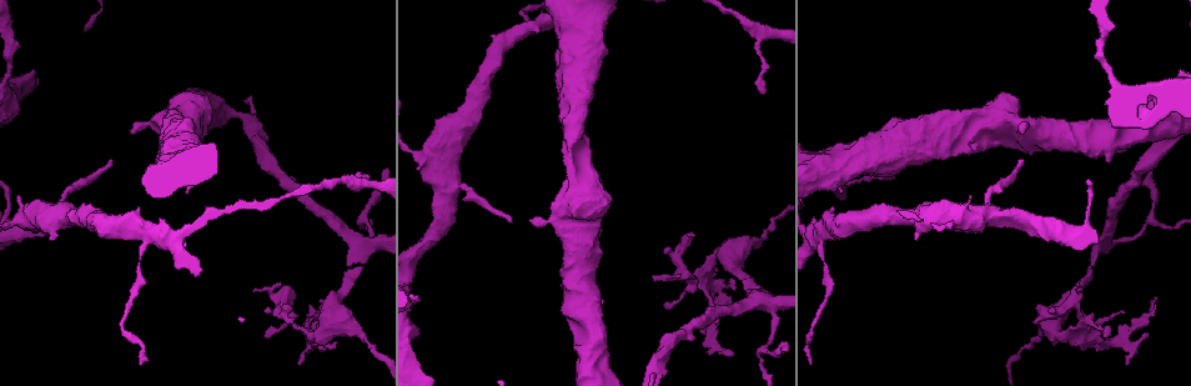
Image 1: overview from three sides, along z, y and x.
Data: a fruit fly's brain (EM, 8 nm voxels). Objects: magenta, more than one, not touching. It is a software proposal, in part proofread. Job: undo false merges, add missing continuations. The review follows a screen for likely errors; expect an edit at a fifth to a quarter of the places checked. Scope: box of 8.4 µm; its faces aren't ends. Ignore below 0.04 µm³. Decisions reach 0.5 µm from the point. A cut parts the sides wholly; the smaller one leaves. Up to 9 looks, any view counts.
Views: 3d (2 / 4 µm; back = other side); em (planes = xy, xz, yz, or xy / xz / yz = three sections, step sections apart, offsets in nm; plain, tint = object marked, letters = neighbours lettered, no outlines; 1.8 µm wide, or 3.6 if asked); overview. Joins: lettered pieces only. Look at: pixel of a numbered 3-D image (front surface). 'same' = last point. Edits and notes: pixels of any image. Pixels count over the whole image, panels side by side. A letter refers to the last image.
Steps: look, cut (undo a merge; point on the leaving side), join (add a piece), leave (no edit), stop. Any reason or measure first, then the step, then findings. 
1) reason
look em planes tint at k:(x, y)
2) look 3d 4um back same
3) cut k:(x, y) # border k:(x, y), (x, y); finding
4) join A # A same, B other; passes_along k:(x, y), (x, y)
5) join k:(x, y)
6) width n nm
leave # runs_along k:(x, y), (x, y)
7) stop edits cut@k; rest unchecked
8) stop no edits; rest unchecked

four-way junction
look 3d 4um at 1:(761, 298)

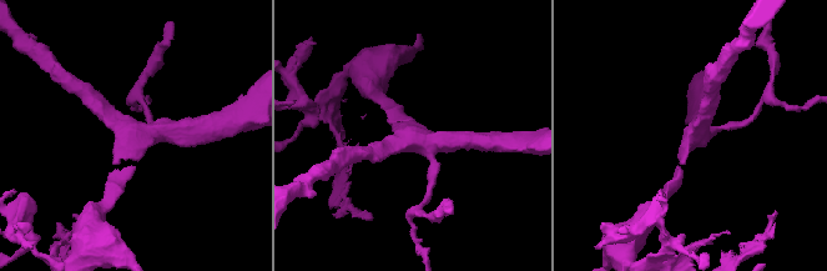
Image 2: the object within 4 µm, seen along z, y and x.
arms 4
look em yz step 4 tint at 2:(694, 137)

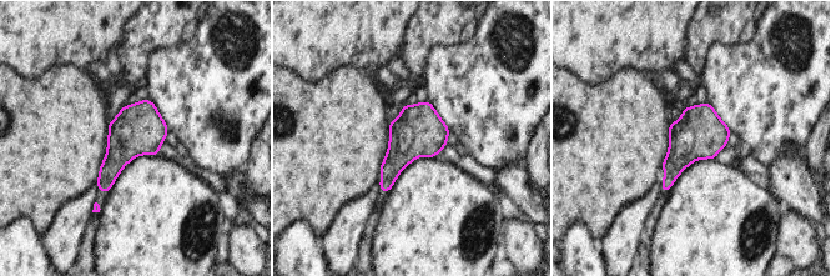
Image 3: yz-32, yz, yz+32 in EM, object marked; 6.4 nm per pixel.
look em yz step 4 letters same

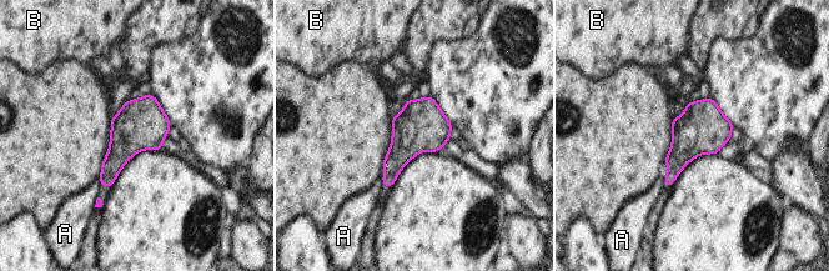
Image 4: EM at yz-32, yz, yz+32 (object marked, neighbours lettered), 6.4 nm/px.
leave # A other, B other; border 4:(99, 177), (101, 186); one neuron here

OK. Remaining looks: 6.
sharp bend
look 3d 4um back at 1:(685, 273)

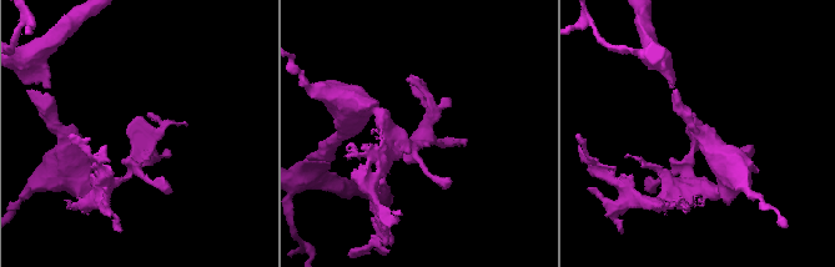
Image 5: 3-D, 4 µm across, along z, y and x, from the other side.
now the EM
look em yz step 4 tint at 5:(141, 145)

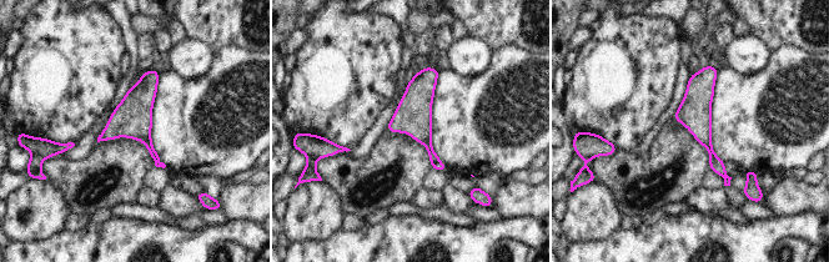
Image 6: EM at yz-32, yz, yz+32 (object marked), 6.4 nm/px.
look em xy step 8 letters same

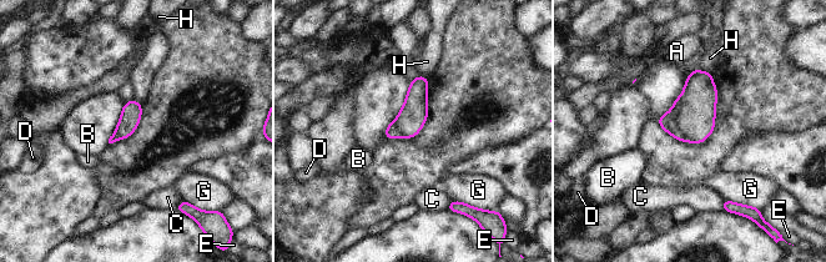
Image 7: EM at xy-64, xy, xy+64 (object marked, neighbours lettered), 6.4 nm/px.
width 130 nm
leave # A other, B other, C other, D other, E other, G other, H other; border 7:(725, 198), (740, 203); one neuron here

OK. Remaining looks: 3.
branch stops here
look em planes letters at 1:(510, 223)

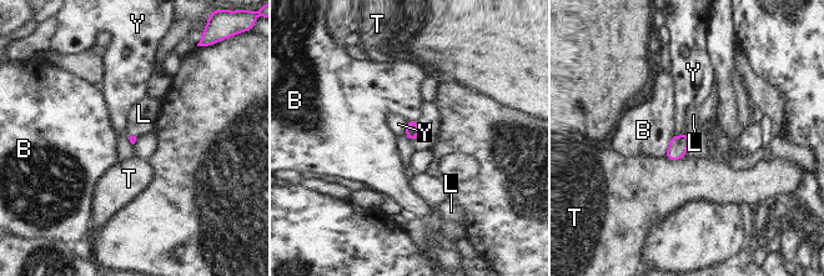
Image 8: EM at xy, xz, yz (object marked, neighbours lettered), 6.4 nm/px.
join L # B other, L same, T other, Y other; the neuron continues

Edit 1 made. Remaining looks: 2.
stop edits join@8; rest unchecked

